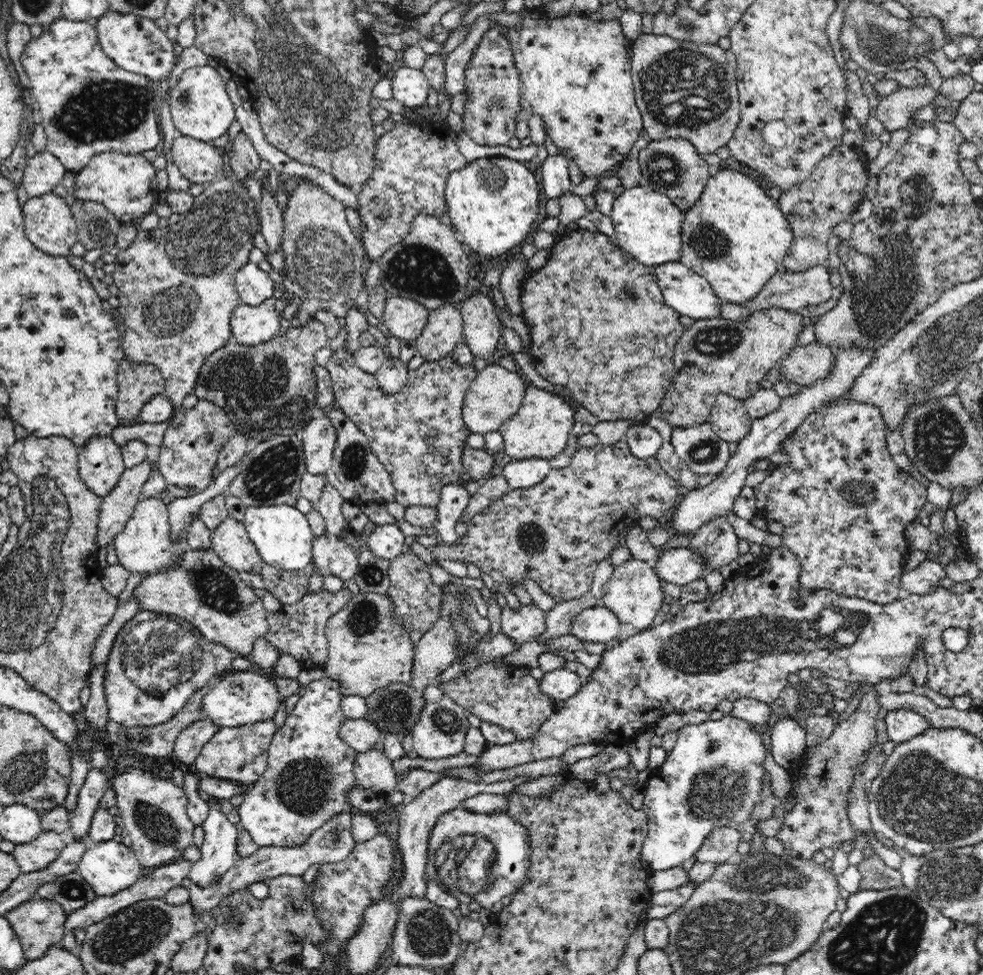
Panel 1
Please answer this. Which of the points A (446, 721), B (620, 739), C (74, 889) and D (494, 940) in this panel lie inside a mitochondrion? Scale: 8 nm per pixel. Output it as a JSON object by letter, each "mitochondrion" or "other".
{"A":"mitochondrion","B":"other","C":"mitochondrion","D":"other"}

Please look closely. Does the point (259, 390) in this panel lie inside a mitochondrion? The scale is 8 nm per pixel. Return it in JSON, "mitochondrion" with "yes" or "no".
{"mitochondrion":"yes"}

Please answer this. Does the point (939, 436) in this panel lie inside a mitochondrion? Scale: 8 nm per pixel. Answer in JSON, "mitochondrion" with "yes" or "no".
{"mitochondrion":"yes"}

